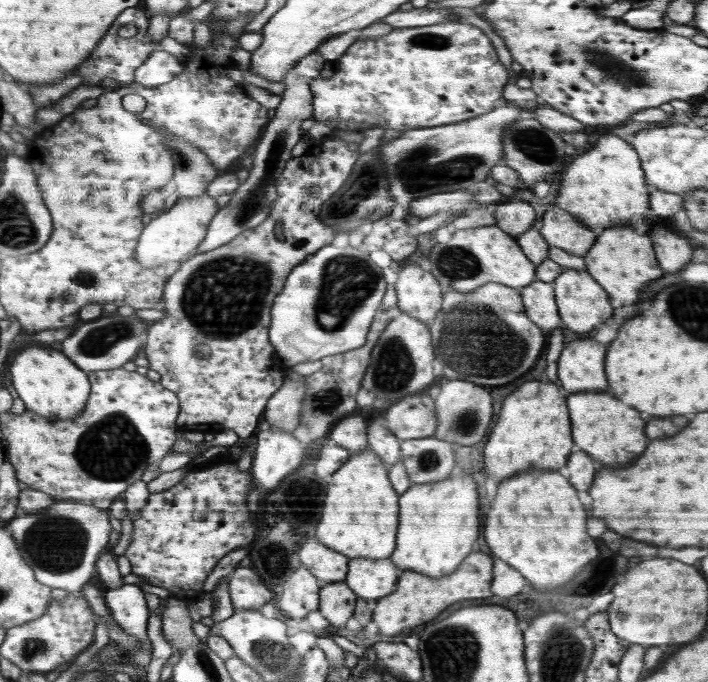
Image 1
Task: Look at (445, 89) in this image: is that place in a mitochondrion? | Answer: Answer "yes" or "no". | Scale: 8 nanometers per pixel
no

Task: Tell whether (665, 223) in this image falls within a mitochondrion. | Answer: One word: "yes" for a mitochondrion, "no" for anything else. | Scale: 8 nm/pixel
no

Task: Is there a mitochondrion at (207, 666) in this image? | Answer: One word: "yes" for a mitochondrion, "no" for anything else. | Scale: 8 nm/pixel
yes

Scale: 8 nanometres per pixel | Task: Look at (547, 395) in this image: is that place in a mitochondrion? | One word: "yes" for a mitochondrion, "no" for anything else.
no

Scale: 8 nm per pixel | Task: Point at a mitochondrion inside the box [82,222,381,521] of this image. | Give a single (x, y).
(218, 303)

